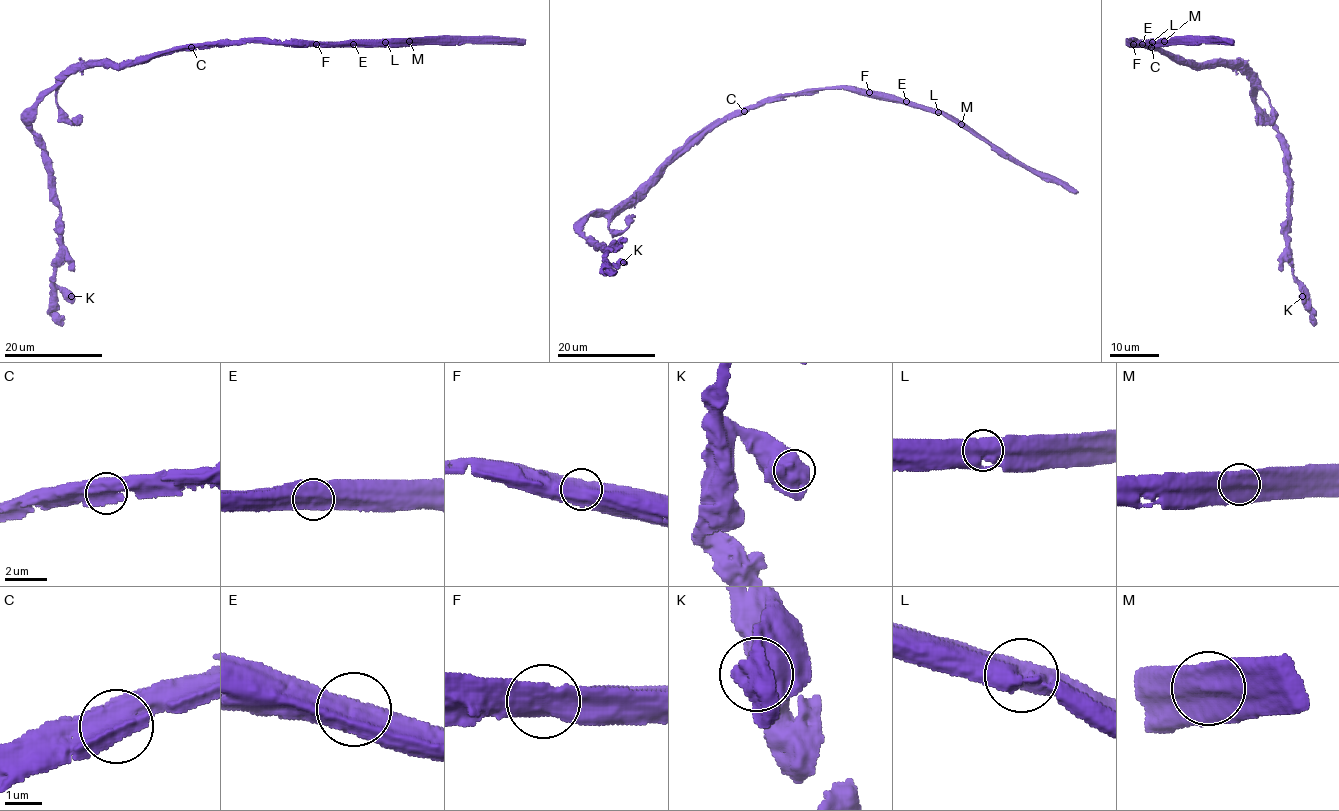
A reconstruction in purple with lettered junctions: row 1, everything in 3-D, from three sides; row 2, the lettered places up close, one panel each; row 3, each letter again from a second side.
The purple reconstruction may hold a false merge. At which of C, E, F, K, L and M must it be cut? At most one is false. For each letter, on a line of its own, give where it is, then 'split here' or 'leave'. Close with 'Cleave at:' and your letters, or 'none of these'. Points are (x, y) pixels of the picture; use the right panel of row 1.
C: at (1151, 47); leave
E: at (1142, 44); leave
F: at (1133, 44); leave
K: at (1302, 296); leave
L: at (1152, 42); leave
M: at (1164, 41); leave
Cleave at: none of these

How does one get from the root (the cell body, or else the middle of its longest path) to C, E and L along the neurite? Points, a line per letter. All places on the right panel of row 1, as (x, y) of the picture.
C: (1174, 56), (1152, 47)
E: (1174, 56), (1134, 42), (1130, 45), (1142, 43)
L: (1174, 56), (1134, 42), (1130, 45), (1152, 42)

